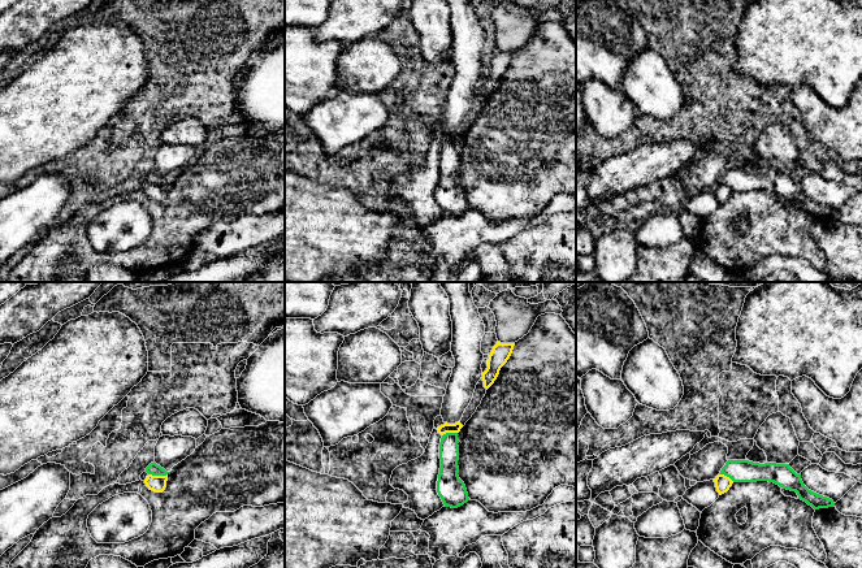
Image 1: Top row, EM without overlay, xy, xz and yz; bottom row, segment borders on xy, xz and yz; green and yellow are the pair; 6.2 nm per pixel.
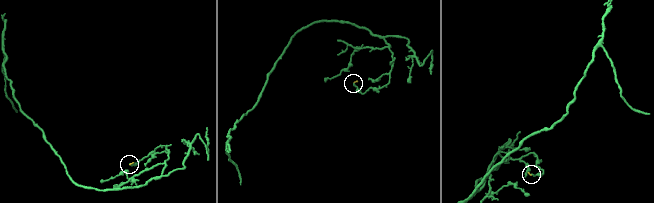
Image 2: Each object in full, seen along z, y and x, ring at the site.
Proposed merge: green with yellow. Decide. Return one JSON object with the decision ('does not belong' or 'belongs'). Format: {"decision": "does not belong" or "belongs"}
{"decision": "does not belong"}

